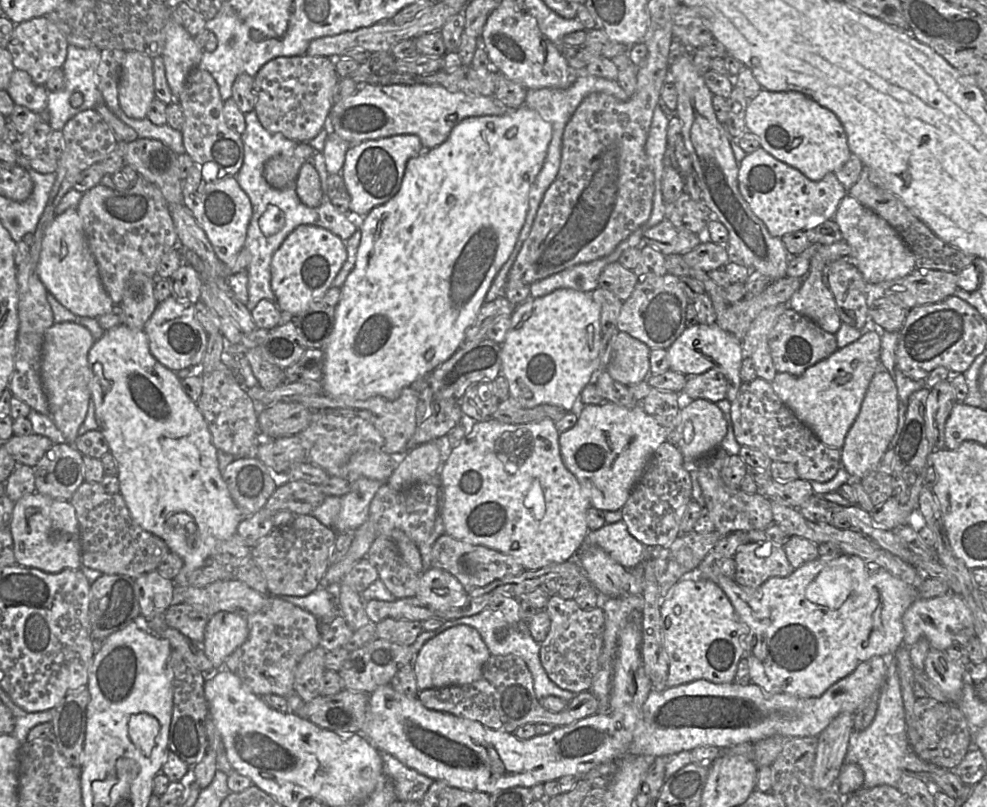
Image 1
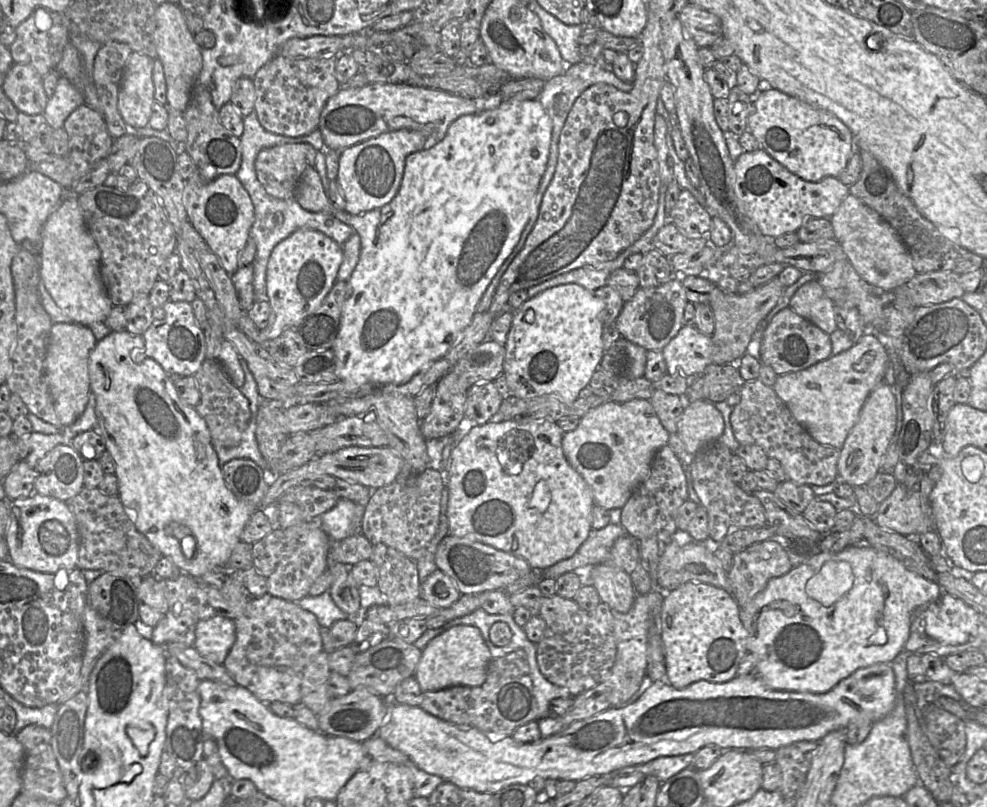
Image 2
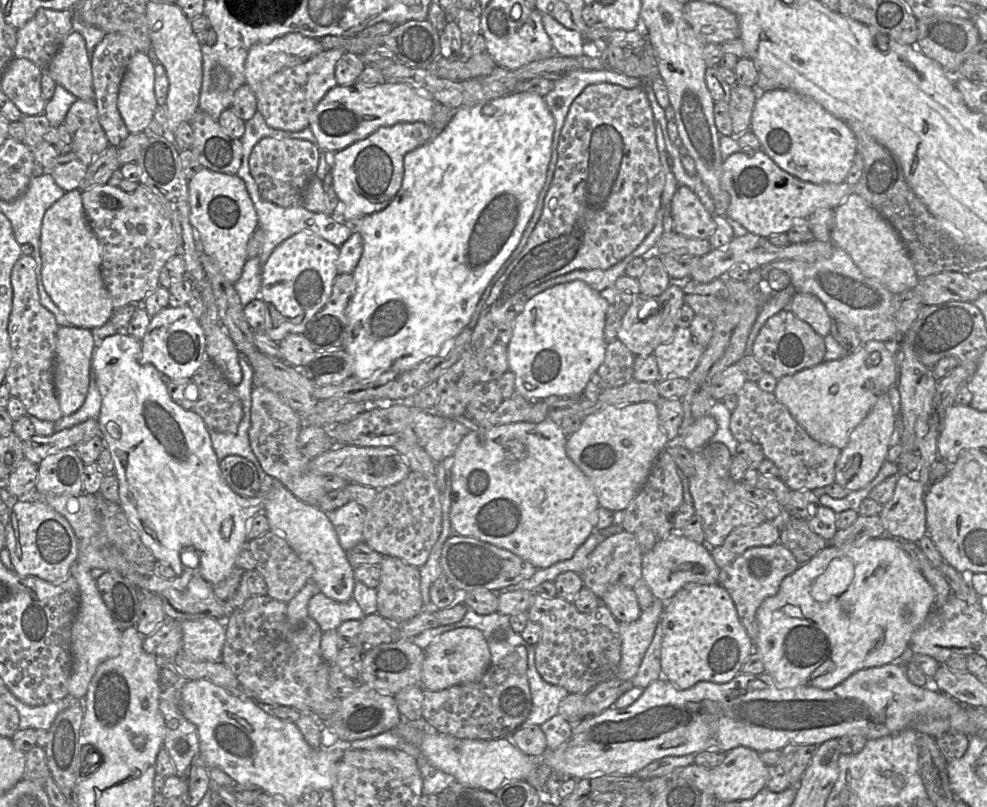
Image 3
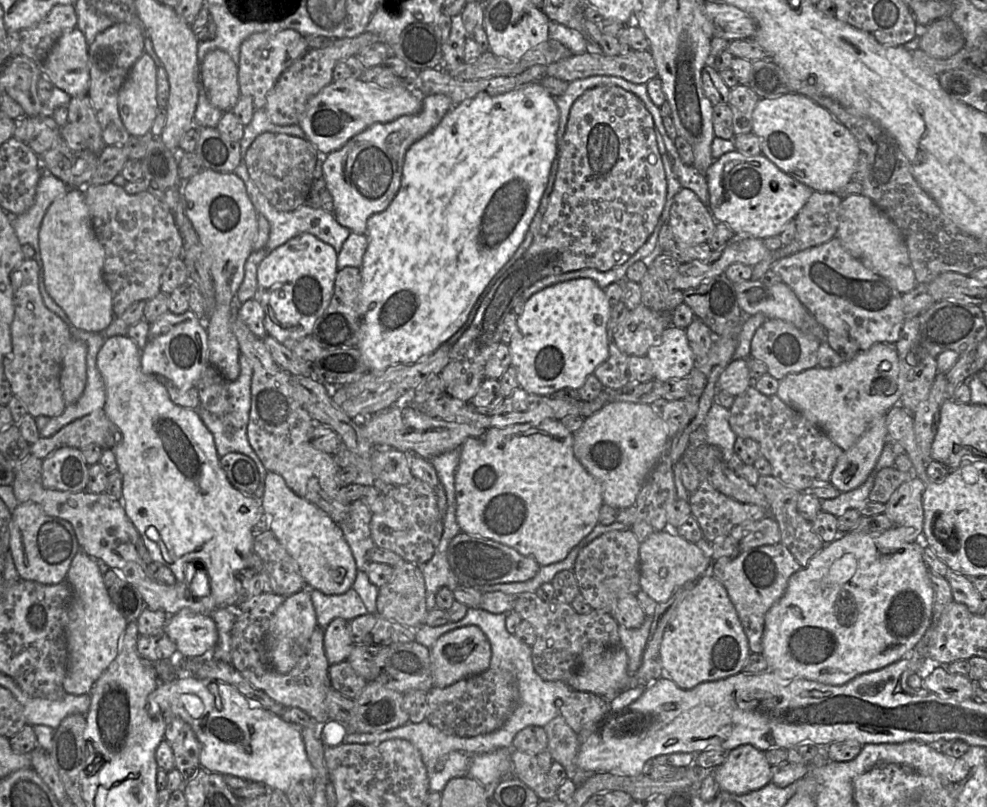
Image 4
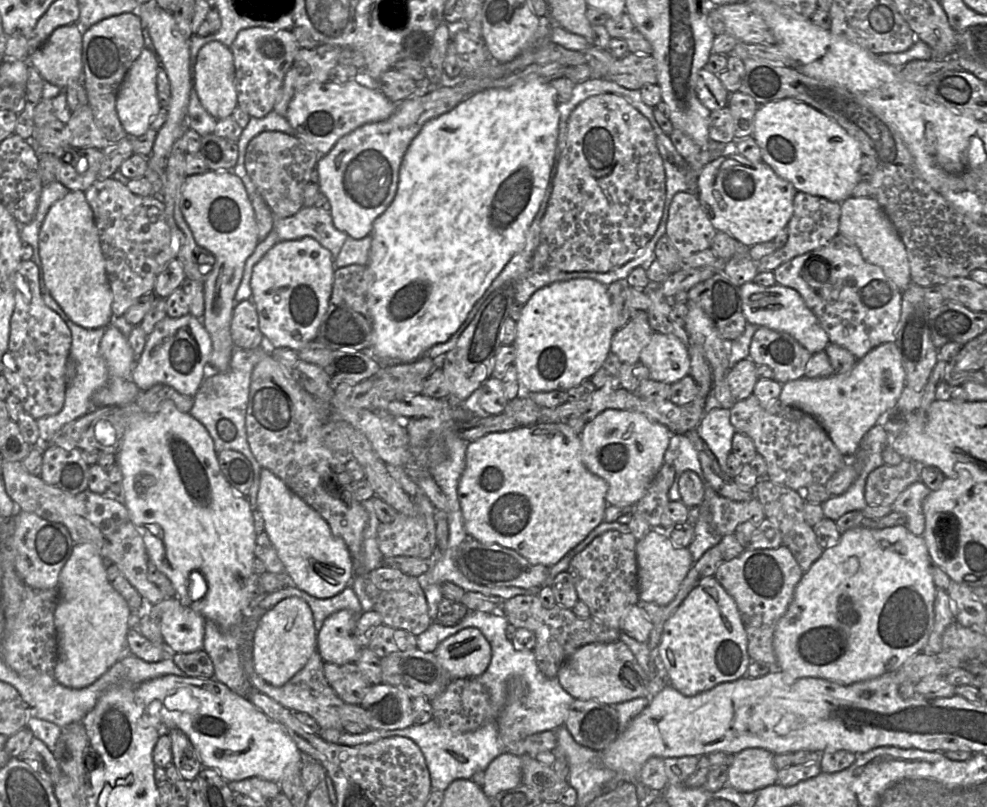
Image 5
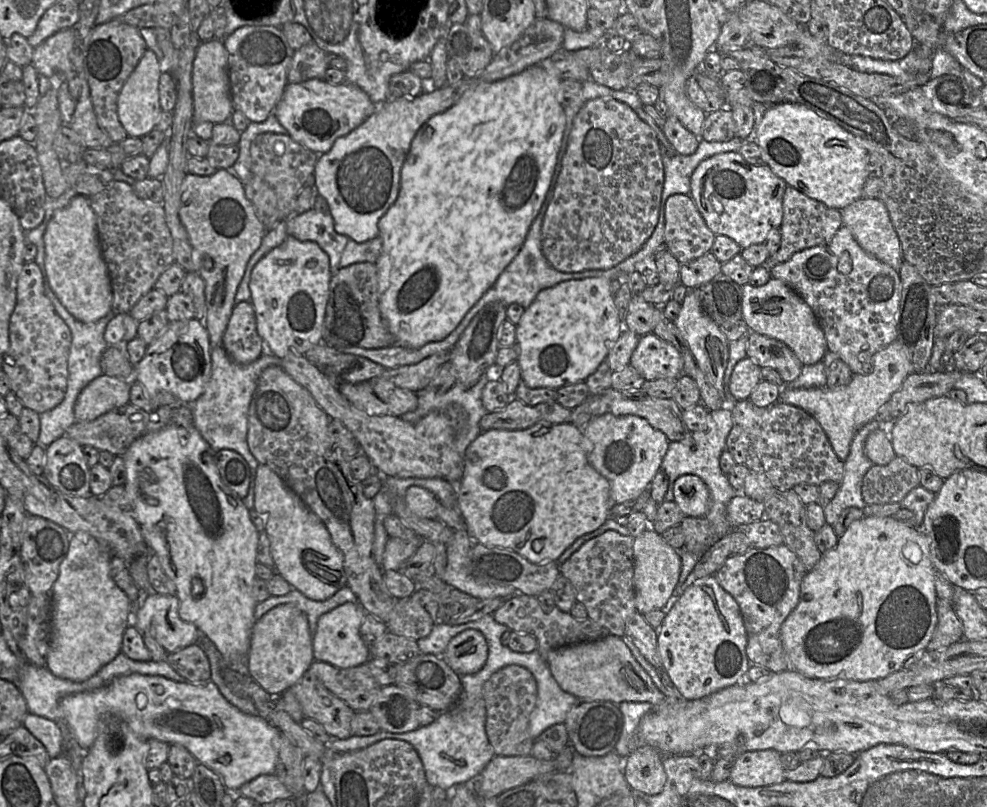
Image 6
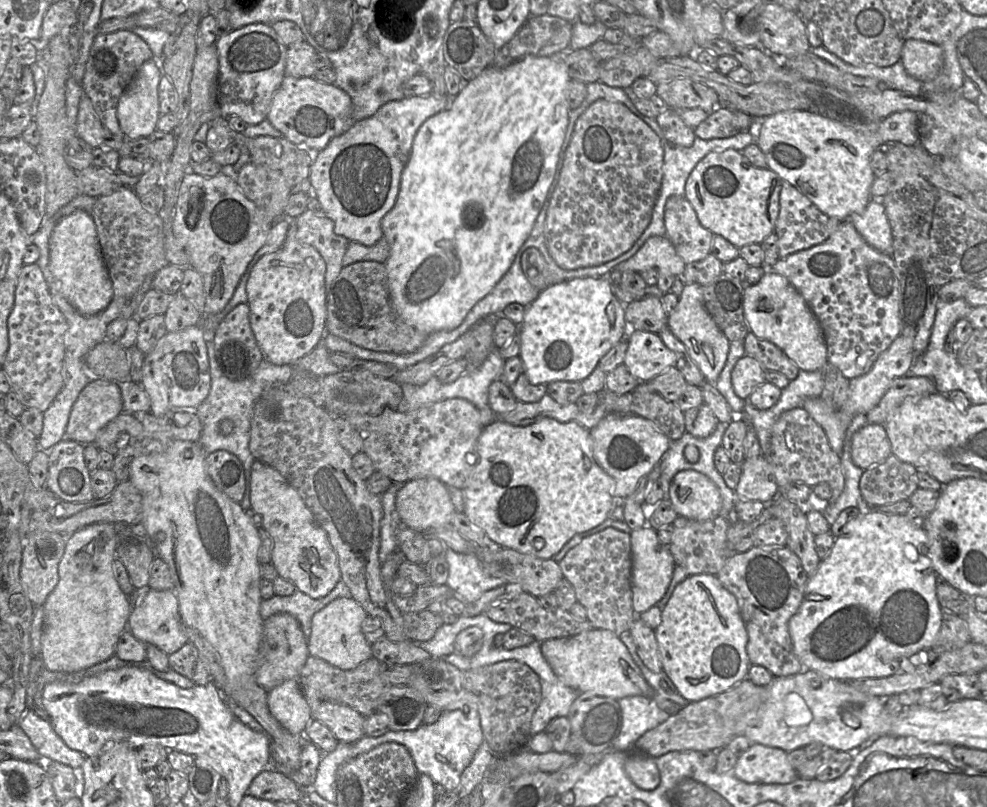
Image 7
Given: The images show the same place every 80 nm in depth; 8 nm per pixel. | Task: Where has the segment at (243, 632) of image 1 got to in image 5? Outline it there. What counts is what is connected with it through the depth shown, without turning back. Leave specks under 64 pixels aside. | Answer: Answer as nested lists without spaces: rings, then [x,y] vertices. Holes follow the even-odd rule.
[[[177,597],[150,605],[149,616],[158,621],[163,641],[171,653],[192,653],[203,649],[206,620],[183,606]]]

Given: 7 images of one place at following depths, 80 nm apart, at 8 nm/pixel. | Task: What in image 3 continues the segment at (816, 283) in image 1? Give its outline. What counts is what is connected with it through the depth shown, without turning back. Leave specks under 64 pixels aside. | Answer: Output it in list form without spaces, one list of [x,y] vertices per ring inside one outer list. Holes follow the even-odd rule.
[[[796,293],[789,309],[800,320],[809,324],[821,337],[824,338],[830,333],[832,318],[829,316],[822,301],[815,295]]]

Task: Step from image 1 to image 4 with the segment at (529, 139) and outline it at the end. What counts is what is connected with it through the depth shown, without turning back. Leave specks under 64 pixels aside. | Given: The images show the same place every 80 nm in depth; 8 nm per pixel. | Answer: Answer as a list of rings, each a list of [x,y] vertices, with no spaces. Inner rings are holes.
[[[538,82],[499,94],[479,93],[455,105],[441,122],[406,152],[400,188],[389,206],[367,221],[367,250],[360,268],[362,287],[359,301],[360,331],[357,349],[368,371],[381,371],[397,364],[414,364],[445,344],[467,321],[475,302],[495,274],[514,255],[525,238],[547,187],[556,154],[559,109],[555,98]]]

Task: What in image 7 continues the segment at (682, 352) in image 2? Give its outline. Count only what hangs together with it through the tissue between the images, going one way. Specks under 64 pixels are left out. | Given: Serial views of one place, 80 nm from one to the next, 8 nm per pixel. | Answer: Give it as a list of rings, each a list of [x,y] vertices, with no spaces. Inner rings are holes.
[[[630,331],[627,337],[628,348],[623,364],[639,381],[649,382],[668,368],[676,365],[676,353],[664,344],[659,334],[648,331]]]

